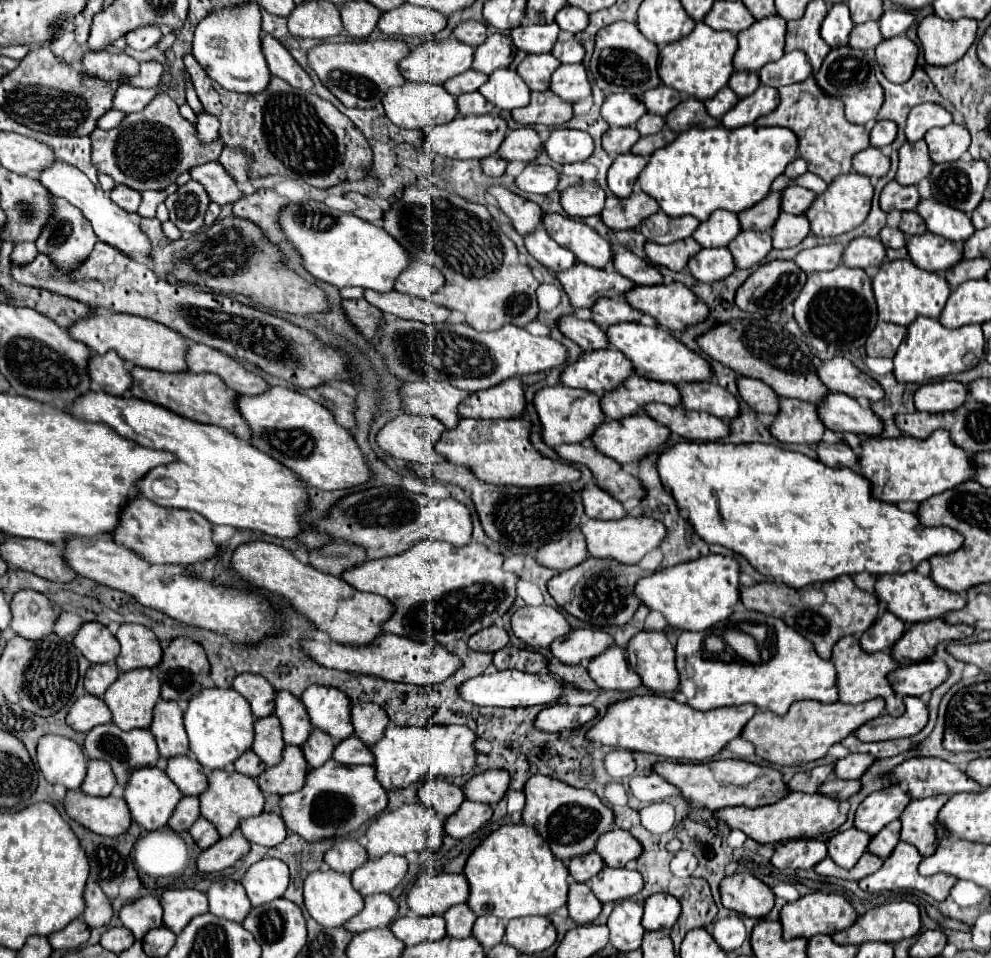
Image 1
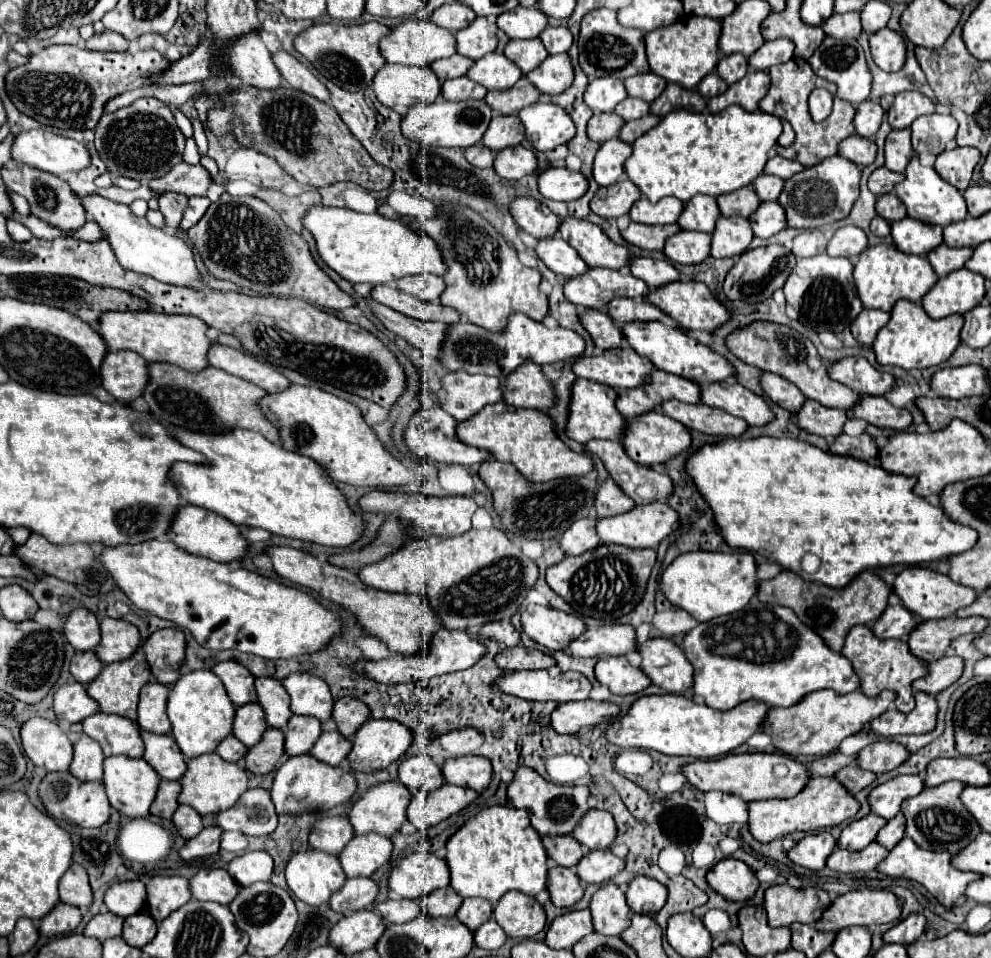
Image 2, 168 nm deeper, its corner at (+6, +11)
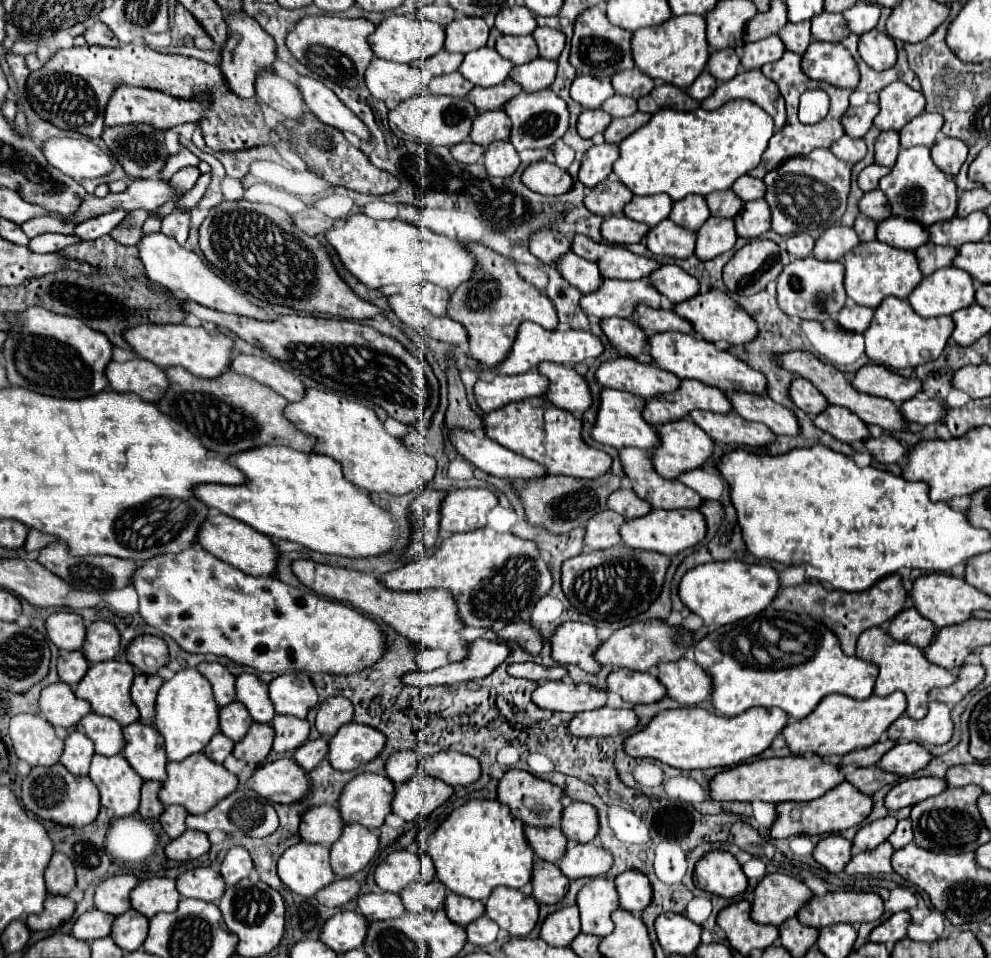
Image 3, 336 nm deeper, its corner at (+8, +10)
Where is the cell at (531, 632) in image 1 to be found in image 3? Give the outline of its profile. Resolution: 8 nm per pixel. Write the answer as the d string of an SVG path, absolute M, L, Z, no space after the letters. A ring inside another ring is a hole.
M564 622L552 636L552 658L562 664L576 664L588 674L598 674L600 664L594 660L594 652L602 646L594 624Z

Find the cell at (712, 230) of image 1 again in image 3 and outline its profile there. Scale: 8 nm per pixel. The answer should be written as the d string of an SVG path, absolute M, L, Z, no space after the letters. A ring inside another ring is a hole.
M690 196L690 198L682 198L674 202L668 218L676 222L678 226L684 226L696 232L708 220L708 216L710 216L710 210L706 206L706 200L698 196Z

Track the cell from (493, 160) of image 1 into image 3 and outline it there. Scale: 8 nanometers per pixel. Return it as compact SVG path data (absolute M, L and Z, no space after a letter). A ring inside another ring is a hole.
M466 140L466 142L454 144L454 146L450 148L450 152L452 152L454 160L464 162L464 164L474 164L474 162L478 162L478 160L484 156L484 146L478 146L478 144Z

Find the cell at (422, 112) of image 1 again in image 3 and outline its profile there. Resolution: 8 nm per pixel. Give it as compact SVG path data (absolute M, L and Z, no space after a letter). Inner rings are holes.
M372 58L364 76L370 94L390 106L426 92L430 78L432 76L422 68L380 58Z

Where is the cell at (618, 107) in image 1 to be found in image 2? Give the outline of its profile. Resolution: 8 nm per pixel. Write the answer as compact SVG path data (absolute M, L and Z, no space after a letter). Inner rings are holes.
M598 77L594 81L588 83L586 93L584 93L584 101L592 111L614 111L614 107L624 101L624 97L628 97L624 83L620 79L614 77Z

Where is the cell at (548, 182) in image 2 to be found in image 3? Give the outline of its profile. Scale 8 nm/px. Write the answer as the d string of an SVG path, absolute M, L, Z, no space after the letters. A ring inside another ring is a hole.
M540 160L540 162L532 162L522 172L522 184L538 194L560 196L572 188L572 178L566 170L558 168L556 164Z

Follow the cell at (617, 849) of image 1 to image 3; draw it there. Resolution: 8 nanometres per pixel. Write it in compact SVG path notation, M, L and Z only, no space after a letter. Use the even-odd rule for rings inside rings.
M572 802L562 810L562 832L572 842L592 842L598 834L596 808L584 802Z

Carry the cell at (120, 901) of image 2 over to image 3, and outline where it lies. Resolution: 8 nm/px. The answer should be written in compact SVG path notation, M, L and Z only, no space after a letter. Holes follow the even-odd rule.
M134 874L110 876L96 886L94 906L106 914L118 916L130 910L130 890L138 884Z

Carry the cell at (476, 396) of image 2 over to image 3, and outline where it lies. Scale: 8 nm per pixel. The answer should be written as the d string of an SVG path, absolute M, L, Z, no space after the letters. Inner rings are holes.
M530 370L518 376L496 376L492 382L478 380L474 386L476 402L484 412L498 410L510 402L520 402L532 396L542 396L548 392L548 378L538 374L538 370Z

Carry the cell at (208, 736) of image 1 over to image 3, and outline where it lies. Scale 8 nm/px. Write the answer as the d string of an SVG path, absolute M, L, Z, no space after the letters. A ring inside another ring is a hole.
M196 668L176 672L166 680L158 690L154 708L154 726L164 738L168 760L184 760L190 754L202 752L218 732L218 704L214 702L210 682Z

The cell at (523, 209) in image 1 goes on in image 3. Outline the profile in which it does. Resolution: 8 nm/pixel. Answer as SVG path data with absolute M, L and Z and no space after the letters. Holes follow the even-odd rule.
M550 228L538 230L530 240L530 252L548 266L556 266L556 262L566 252L570 252L570 246L572 246L572 242L566 236L558 234L556 230L550 230Z

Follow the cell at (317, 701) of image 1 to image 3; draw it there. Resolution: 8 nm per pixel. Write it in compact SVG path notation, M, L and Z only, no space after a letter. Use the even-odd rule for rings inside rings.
M288 672L274 678L268 684L268 690L276 714L306 718L306 714L318 704L316 688L312 680L302 672Z

